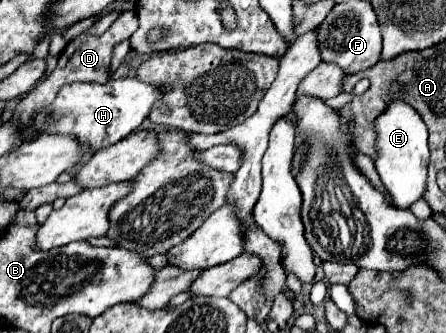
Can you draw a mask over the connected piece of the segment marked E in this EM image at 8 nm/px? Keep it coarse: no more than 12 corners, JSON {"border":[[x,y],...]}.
{"border":[[406,103],[376,119],[392,205],[424,197],[428,129]]}

